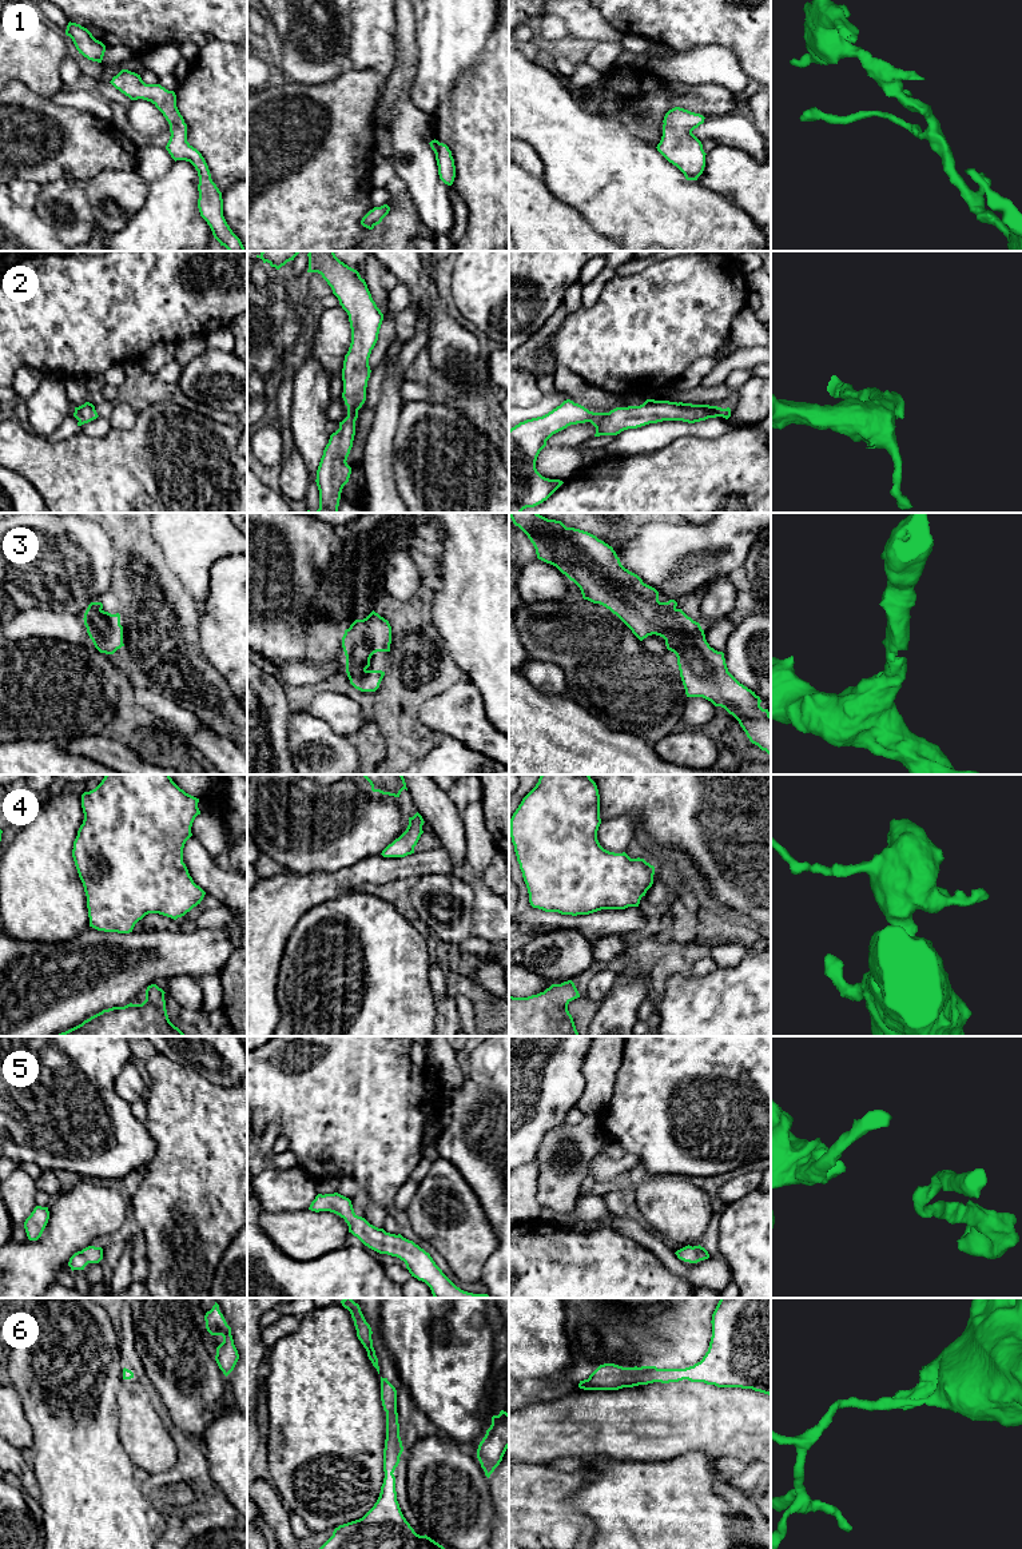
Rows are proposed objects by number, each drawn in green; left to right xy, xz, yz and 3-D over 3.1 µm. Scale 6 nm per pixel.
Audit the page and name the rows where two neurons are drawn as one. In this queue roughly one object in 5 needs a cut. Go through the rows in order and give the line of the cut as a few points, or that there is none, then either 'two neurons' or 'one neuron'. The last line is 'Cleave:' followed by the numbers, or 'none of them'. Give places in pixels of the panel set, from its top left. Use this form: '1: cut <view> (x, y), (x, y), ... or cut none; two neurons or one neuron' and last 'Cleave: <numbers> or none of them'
1: cut none; one neuron
2: cut none; one neuron
3: cut none; one neuron
4: cut none; one neuron
5: cut none; one neuron
6: cut none; one neuron
Cleave: none of them

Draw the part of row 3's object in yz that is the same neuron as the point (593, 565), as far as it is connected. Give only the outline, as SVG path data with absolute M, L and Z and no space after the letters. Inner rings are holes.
M509 513L513 523L530 539L537 558L556 566L581 590L582 598L600 604L616 614L632 633L643 641L656 634L665 640L667 649L677 657L680 677L687 697L703 697L715 706L724 708L745 732L749 741L771 757L771 714L760 706L760 697L740 684L729 672L724 653L709 646L700 624L688 617L677 602L659 601L659 592L625 569L612 546L596 535L566 527L561 521L548 519L538 513Z

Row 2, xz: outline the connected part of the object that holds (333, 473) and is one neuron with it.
M309 251L307 256L307 272L318 272L327 282L347 312L351 328L351 343L342 369L342 398L347 406L347 417L330 435L317 470L319 509L306 511L338 513L342 489L351 474L351 467L346 461L353 447L355 421L358 410L366 401L366 387L371 373L369 358L378 341L383 314L373 300L365 279L357 270L341 262L334 251Z

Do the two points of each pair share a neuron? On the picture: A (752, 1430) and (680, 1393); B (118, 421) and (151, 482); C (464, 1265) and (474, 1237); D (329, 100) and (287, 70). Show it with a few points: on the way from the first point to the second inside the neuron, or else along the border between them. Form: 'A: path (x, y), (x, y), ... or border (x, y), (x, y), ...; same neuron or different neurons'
A: path (735, 1422), (706, 1418), (698, 1410); same neuron
B: border (138, 413), (136, 422), (130, 429), (112, 429); different neurons
C: path (465, 1258), (468, 1243); same neuron
D: border (337, 76), (329, 82), (315, 84), (279, 80); different neurons

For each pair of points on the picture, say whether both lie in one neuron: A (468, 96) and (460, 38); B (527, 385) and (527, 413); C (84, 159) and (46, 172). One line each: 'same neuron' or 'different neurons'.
A: different neurons
B: different neurons
C: same neuron

